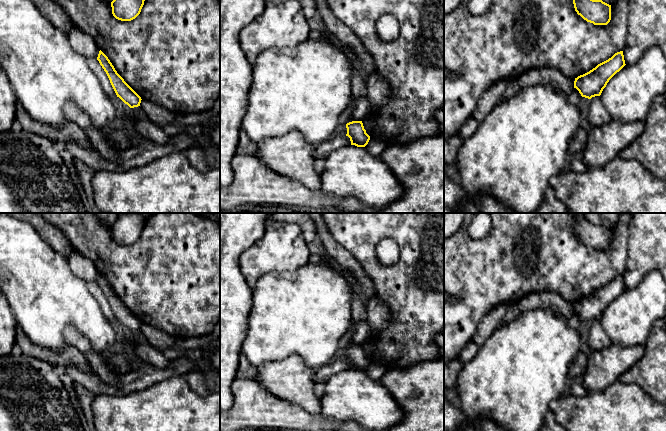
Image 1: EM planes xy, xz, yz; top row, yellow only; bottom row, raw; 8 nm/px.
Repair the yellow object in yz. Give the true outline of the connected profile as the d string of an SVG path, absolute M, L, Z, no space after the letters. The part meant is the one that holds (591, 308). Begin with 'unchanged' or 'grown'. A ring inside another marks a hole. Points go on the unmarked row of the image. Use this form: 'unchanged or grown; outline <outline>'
unchanged; outline M623 275L617 276L589 296L575 302L574 312L588 323L600 320L609 304L625 289Z

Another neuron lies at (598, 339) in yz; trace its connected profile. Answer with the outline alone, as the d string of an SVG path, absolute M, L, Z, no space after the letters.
M595 320L590 323L588 345L592 351L601 350L610 346L612 343L602 328L601 321Z

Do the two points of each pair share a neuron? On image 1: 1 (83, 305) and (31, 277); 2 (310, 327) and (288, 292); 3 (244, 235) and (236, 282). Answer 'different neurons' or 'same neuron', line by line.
1: same neuron
2: same neuron
3: same neuron

